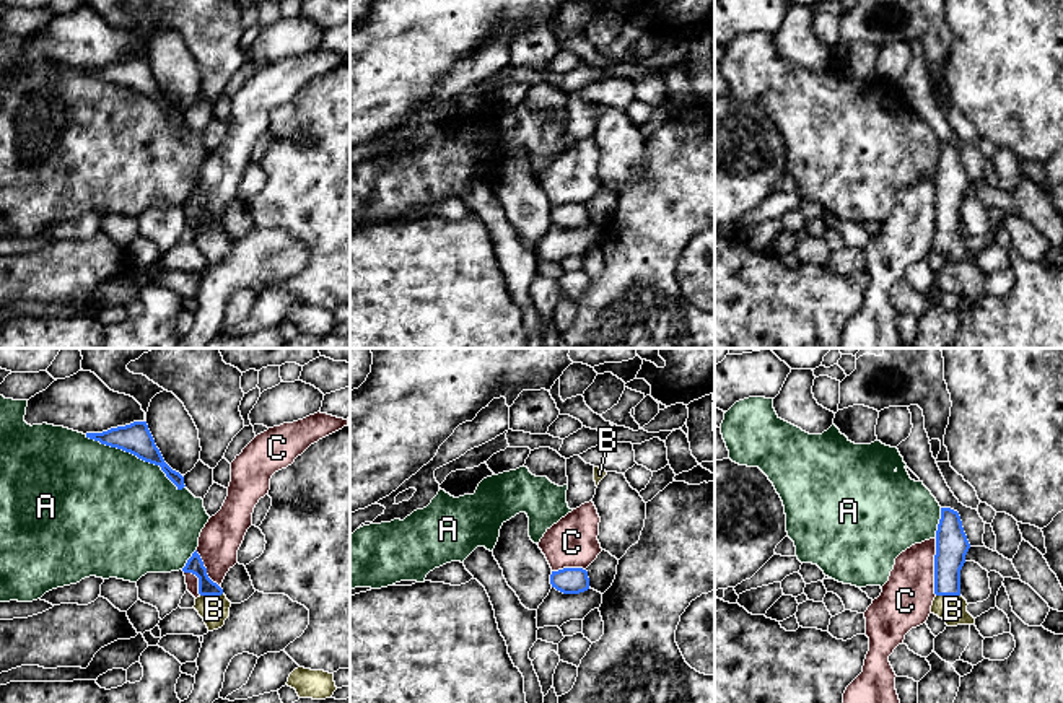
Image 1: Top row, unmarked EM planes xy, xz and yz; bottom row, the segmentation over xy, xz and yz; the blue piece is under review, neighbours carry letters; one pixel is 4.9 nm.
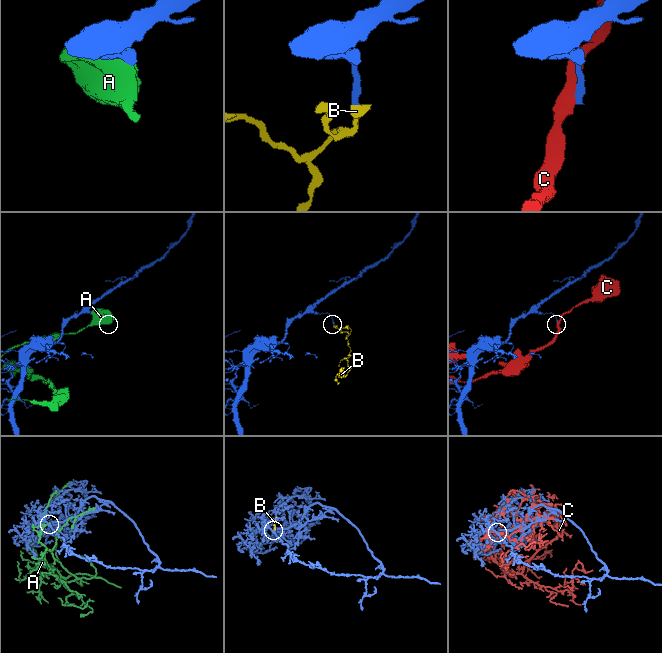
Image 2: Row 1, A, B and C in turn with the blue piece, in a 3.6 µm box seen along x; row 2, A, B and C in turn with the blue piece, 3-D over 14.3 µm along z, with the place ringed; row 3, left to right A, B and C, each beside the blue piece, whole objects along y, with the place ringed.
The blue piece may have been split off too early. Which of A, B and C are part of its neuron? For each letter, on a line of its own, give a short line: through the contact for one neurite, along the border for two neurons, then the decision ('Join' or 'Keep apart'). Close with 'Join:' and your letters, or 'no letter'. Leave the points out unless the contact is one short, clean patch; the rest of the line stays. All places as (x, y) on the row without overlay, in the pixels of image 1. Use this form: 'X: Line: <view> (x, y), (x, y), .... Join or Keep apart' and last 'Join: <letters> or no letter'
A: Keep apart
B: Join
C: Line: yz (936, 173), (935, 230). Keep apart
Join: B

